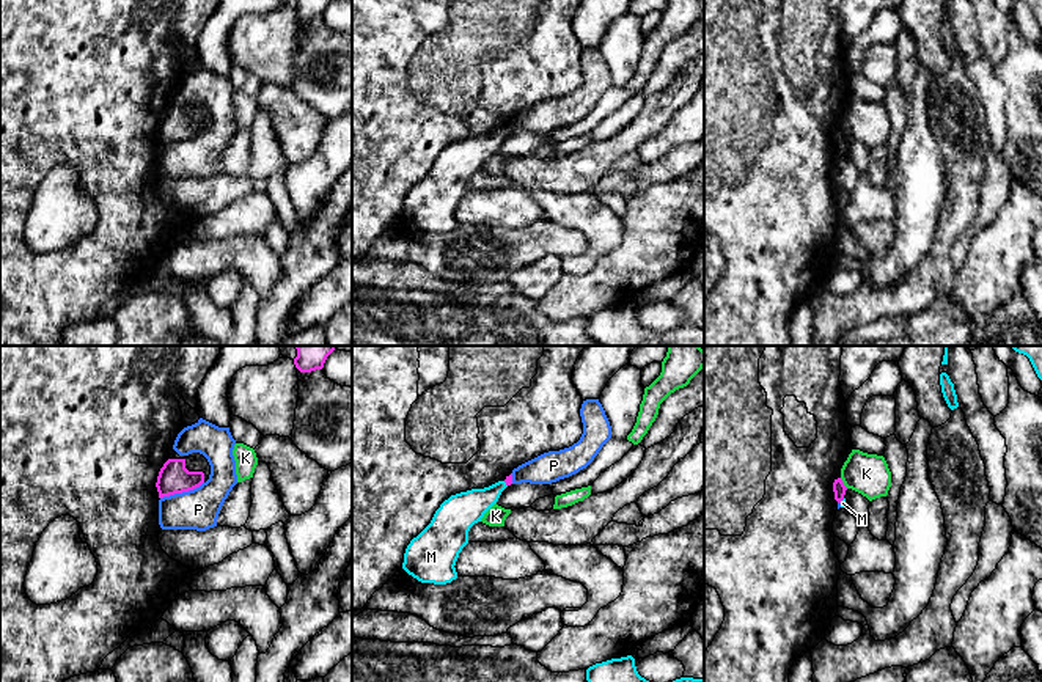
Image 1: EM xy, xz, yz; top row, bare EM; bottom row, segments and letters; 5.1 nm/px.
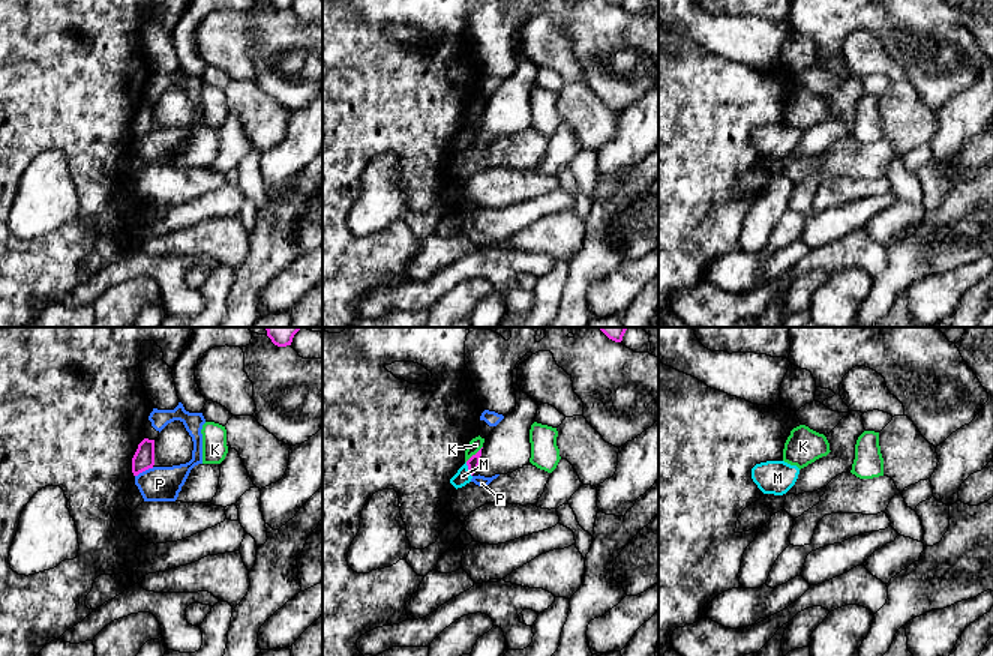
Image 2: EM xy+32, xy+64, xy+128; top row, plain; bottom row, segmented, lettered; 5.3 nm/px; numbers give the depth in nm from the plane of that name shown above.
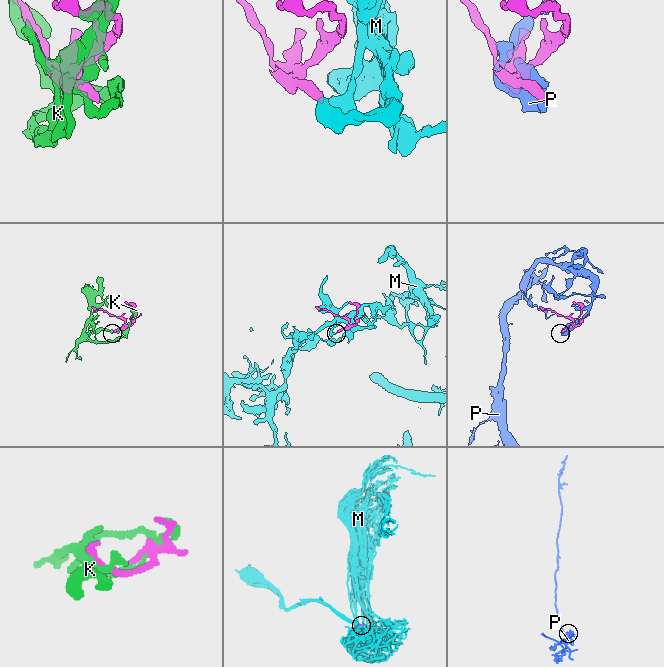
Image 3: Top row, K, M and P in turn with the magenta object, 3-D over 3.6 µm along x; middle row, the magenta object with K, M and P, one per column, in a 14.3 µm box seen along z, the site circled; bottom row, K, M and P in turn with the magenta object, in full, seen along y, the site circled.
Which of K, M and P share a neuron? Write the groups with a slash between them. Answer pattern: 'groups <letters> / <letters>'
groups K / M / P

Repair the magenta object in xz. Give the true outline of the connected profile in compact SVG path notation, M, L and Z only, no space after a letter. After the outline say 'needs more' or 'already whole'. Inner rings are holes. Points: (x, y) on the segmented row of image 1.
M512 475L484 489L451 495L435 511L431 523L410 541L402 569L421 583L446 585L457 578L456 561L468 544L470 528L512 484Z | needs more

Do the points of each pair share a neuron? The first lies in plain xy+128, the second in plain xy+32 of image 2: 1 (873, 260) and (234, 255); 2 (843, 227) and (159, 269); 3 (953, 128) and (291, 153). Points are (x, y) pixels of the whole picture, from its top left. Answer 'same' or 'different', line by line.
1: different
2: different
3: same

